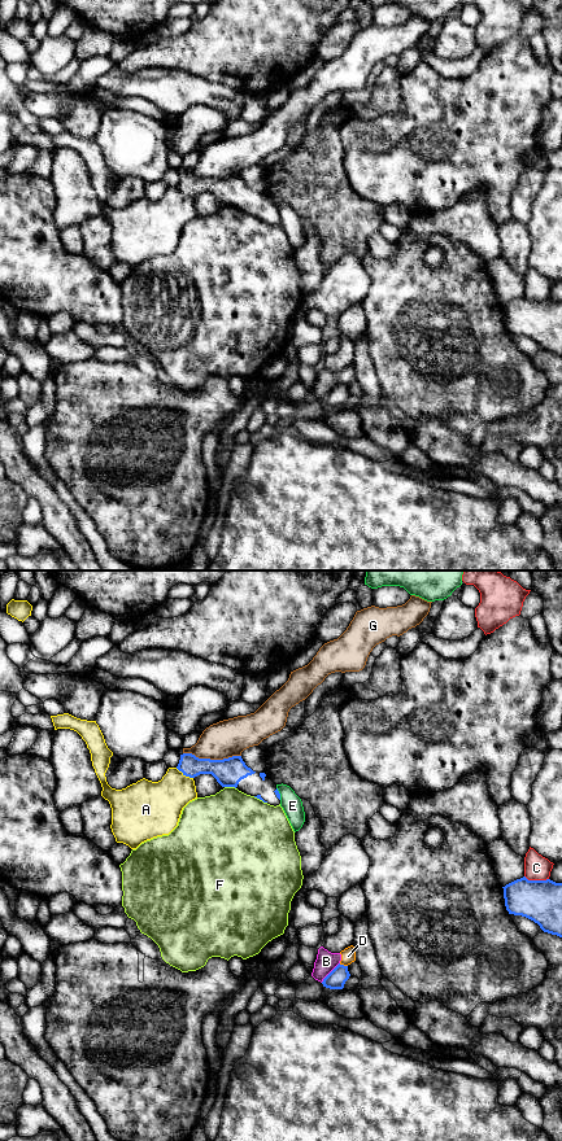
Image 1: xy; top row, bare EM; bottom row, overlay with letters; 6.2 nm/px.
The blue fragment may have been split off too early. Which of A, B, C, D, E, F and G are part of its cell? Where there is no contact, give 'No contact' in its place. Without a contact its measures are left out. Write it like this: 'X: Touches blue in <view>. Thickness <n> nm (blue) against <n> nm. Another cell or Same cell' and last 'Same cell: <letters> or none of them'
A: Touches blue in xy. Thickness 150 nm (blue) against 300 nm. Another cell
B: Touches blue in xy. Thickness 120 nm (blue) against 130 nm. Another cell
C: Touches blue in xy. Thickness 260 nm (blue) against 160 nm. Another cell
D: Touches blue in xy. Thickness 120 nm (blue) against 90 nm. Another cell
E: Touches blue in xy. Thickness 30 nm (blue) against 130 nm. Another cell
F: Touches blue in xy. Thickness 180 nm (blue) against 440 nm. Another cell
G: Touches blue in xy. Thickness 180 nm (blue) against 240 nm. Another cell
Same cell: none of them

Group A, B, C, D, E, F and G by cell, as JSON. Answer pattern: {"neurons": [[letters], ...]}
{"neurons": [["A"], ["B", "D"], ["C"], ["E"], ["F"], ["G"]]}

